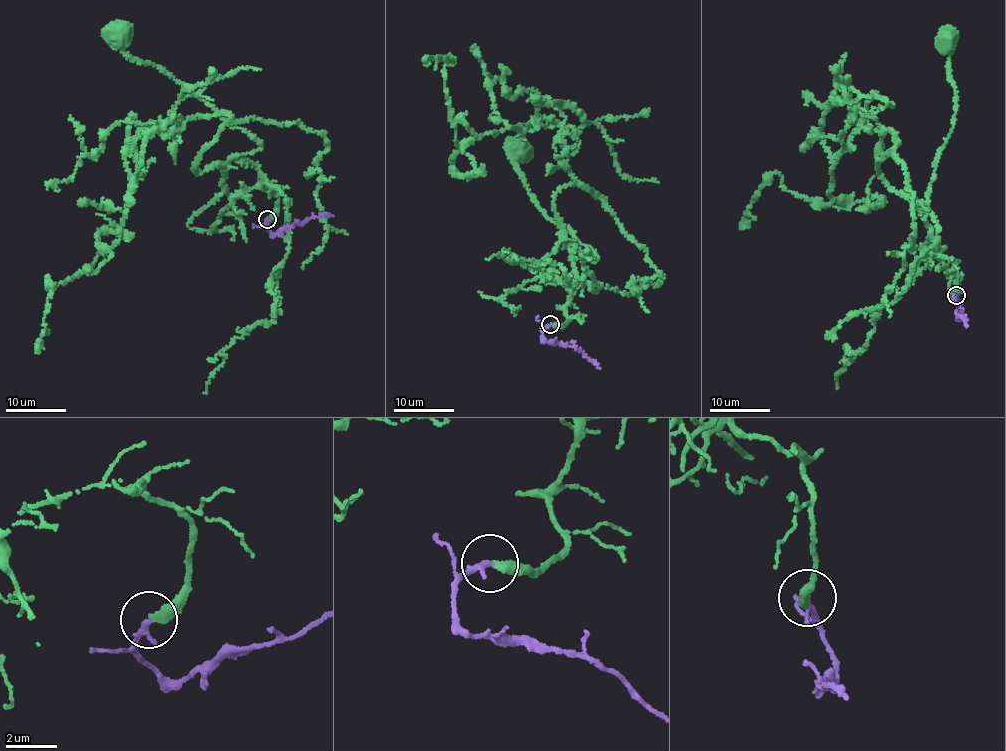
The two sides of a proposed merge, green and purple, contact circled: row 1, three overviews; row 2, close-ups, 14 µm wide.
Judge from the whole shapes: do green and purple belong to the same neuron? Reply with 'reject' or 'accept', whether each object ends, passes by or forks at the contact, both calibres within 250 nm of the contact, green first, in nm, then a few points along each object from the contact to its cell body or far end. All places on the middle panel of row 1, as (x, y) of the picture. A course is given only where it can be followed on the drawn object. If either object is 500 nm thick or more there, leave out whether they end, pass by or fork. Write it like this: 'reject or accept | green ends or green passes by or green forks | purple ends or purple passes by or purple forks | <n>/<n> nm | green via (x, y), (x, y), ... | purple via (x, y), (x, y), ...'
accept | green ends | purple ends | 380/240 nm | green via (550, 323), (569, 320), (565, 310), (578, 278), (569, 246), (596, 260), (537, 208), (513, 158), (519, 151) | purple via (550, 323), (542, 329), (545, 340), (575, 347), (599, 368)

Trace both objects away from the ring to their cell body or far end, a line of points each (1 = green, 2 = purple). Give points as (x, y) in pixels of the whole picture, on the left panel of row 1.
1: (267, 218), (278, 194), (262, 187), (259, 167), (232, 157), (261, 144), (172, 77), (130, 56), (120, 35)
2: (267, 218), (265, 228), (273, 233), (314, 216), (332, 214)

